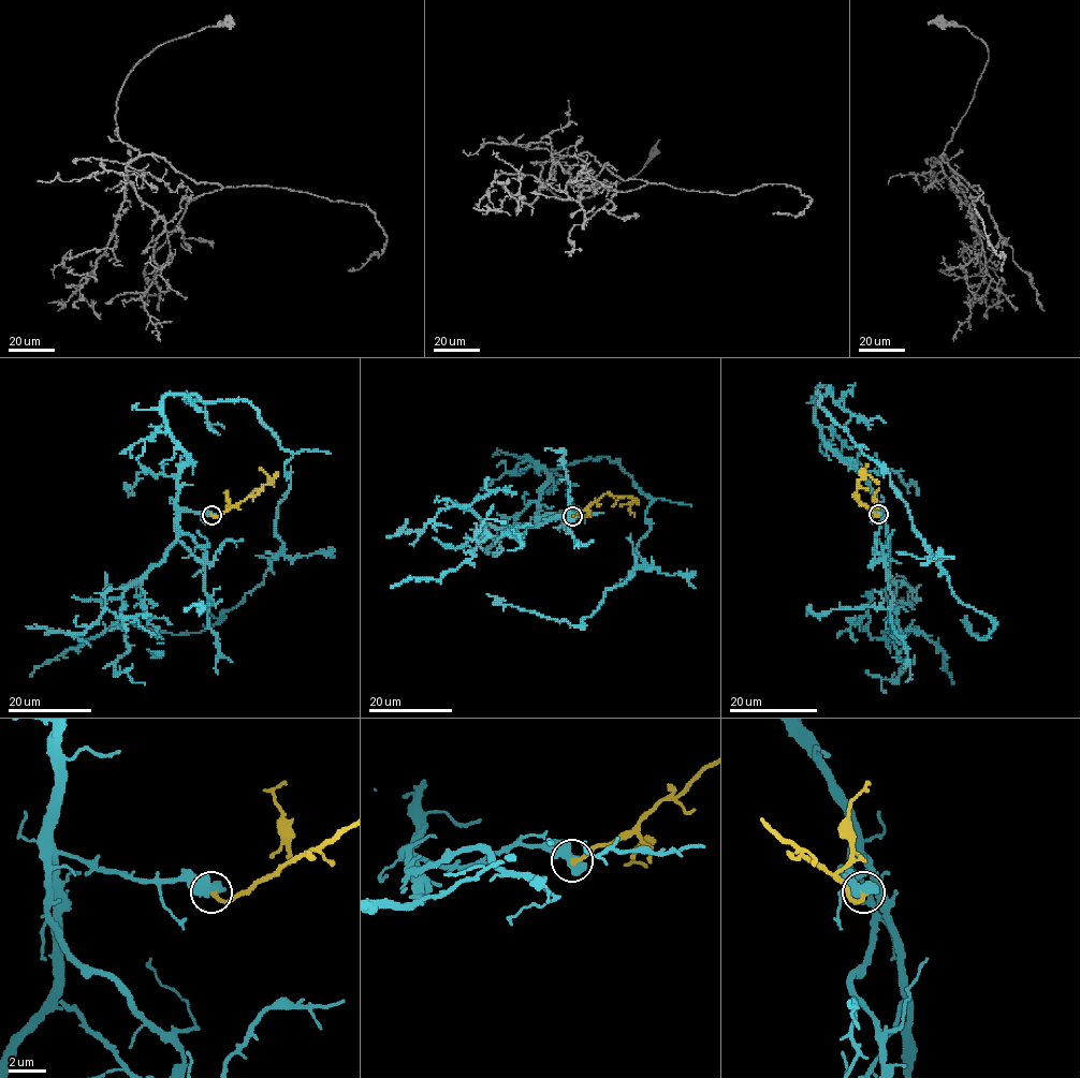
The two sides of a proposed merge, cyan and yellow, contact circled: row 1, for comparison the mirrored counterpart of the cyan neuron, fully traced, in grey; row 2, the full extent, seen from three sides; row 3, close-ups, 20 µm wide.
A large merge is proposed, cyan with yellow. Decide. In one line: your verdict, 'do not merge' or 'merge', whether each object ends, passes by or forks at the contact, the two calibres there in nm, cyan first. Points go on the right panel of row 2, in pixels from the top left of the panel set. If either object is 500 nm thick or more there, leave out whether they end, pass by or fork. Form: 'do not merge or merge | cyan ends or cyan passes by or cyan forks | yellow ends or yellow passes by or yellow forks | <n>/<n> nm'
merge | 750/260 nm

